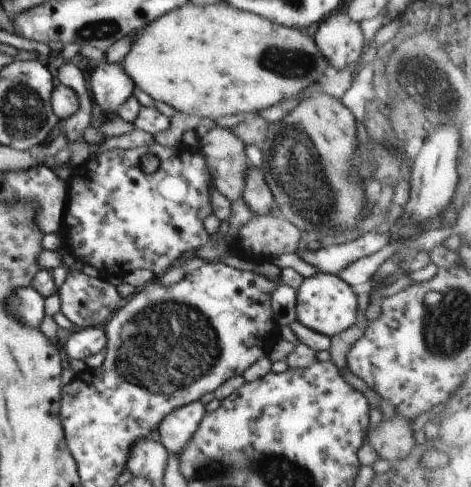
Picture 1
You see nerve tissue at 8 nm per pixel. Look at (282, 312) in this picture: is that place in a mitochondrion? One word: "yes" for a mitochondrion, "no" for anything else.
no

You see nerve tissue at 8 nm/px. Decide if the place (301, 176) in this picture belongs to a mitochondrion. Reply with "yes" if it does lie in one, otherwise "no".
yes

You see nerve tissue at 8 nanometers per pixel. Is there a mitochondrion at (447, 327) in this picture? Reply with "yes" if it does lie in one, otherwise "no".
yes

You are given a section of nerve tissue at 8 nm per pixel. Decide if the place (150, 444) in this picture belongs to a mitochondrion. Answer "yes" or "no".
no

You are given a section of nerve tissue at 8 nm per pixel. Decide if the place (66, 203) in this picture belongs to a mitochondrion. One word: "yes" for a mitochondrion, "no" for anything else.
no

